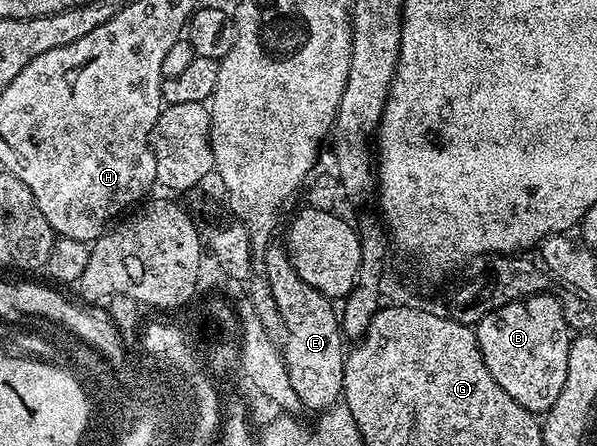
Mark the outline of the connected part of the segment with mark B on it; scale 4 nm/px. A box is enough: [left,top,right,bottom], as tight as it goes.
[475,292,571,416]

